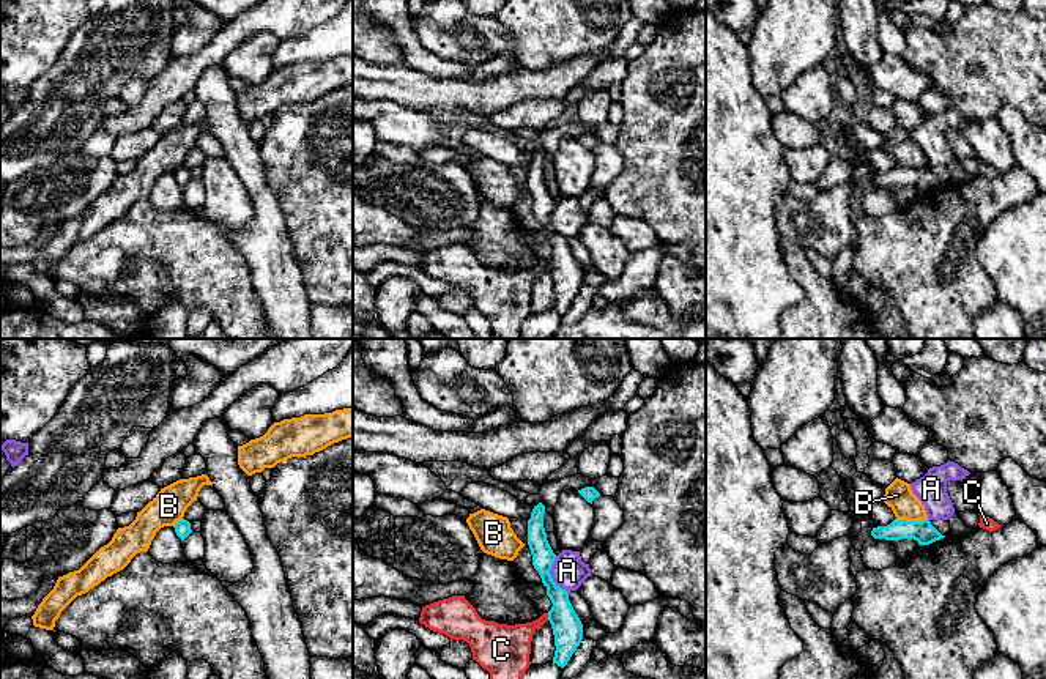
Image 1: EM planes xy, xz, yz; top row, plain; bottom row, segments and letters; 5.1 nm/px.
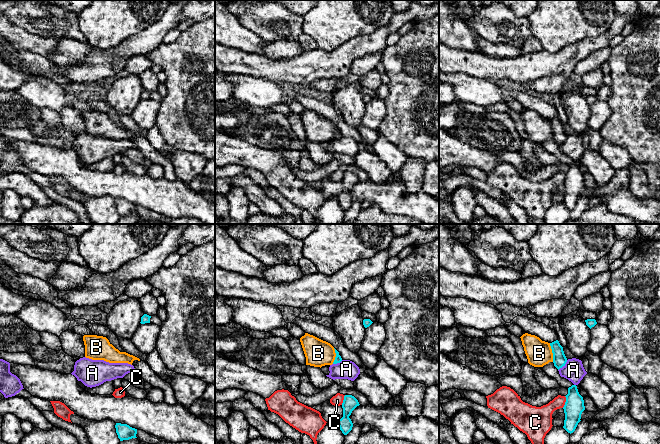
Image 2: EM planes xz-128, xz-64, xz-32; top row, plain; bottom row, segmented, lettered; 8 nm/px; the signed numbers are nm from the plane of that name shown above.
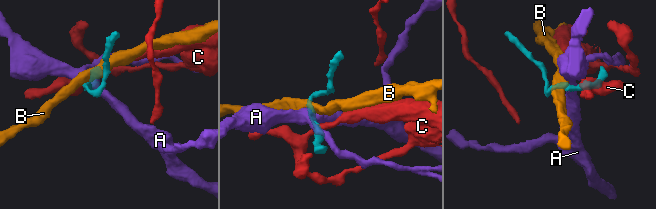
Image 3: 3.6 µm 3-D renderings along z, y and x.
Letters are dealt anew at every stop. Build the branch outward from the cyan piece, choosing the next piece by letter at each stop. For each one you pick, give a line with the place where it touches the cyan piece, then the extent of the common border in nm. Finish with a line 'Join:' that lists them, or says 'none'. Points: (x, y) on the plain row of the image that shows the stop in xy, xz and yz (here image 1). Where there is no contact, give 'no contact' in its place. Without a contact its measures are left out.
Join: none

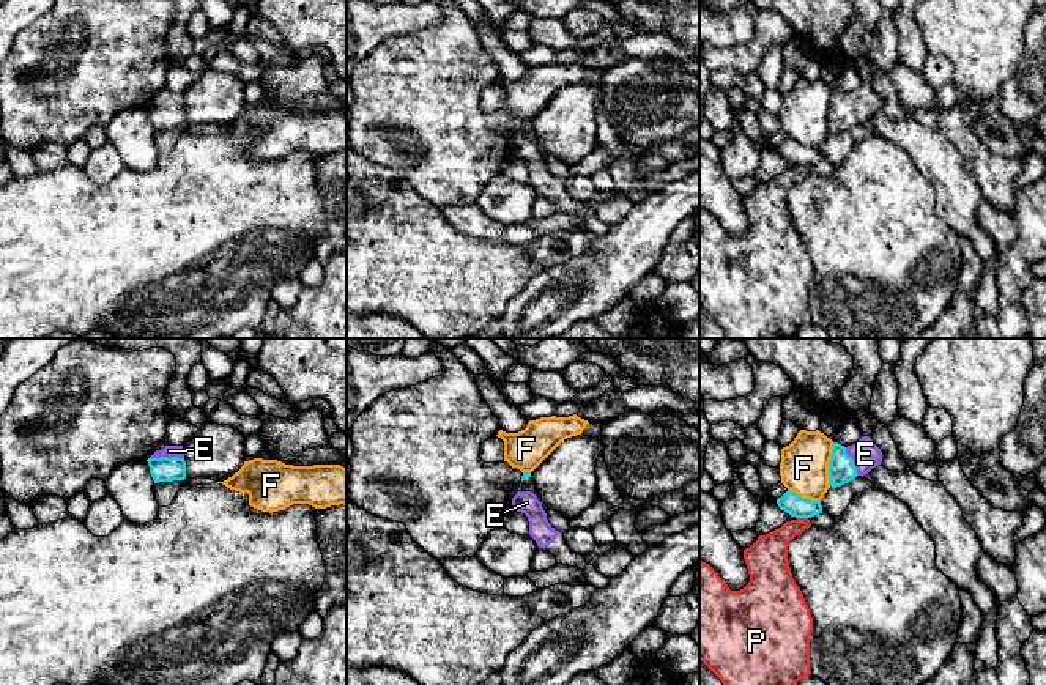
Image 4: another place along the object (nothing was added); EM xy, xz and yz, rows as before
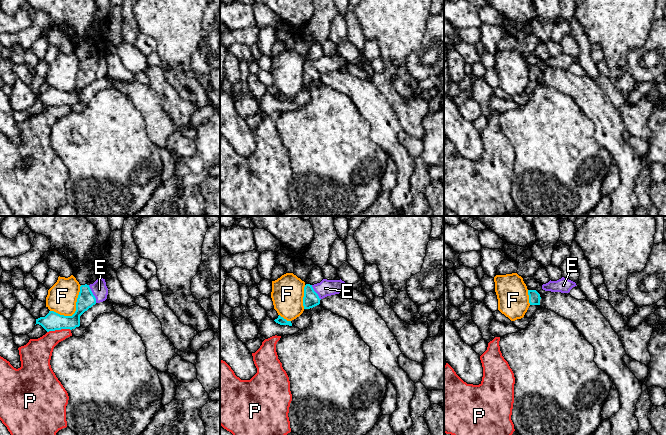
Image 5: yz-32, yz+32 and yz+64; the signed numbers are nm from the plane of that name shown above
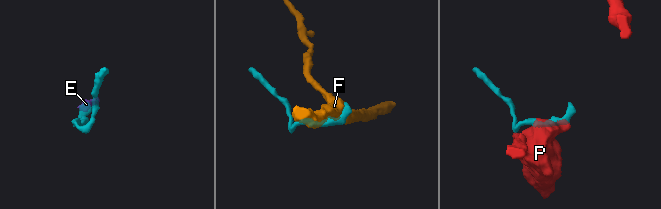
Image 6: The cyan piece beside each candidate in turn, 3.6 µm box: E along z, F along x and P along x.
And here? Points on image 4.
E: xy (166, 104) | 180 nm
Join: E

